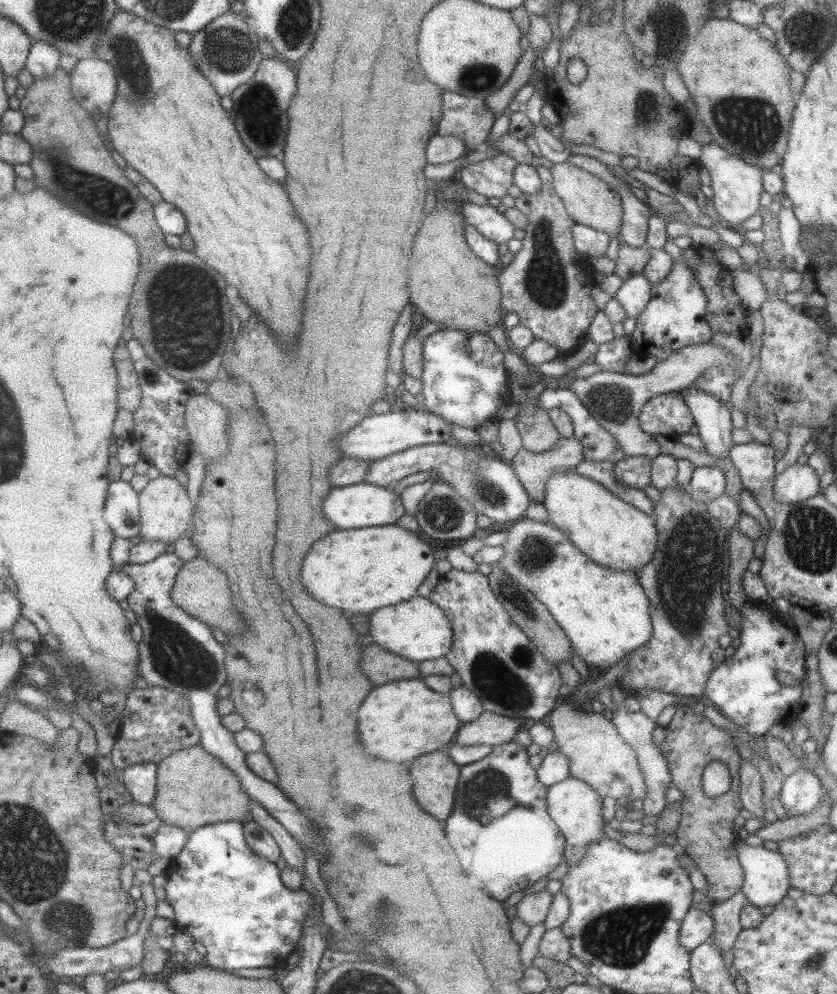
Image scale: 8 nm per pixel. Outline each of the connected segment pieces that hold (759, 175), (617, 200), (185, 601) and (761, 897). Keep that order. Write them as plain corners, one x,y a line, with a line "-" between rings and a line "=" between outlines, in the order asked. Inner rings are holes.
712,141
701,146
703,152
698,160
700,166
706,168
712,177
711,187
714,195
711,199
714,201
717,213
722,220
728,222
730,228
740,230
743,222
761,209
760,194
764,190
763,170
744,163
736,156
729,156
722,147
=
567,161
554,164
549,171
553,177
553,189
560,195
567,213
576,223
604,232
611,238
619,235
623,219
623,206
621,196
617,190
612,188
612,185
=
197,557
182,565
182,568
178,571
178,576
176,576
170,597
174,600
174,604
186,614
210,627
220,628
222,632
230,635
241,635
240,632
245,631
245,626
242,626
244,619
240,617
240,613
232,605
230,582
226,579
225,572
222,574
205,558
=
740,839
737,855
745,876
741,891
749,904
758,907
777,905
791,887
788,865
781,853
766,849
764,845
748,845

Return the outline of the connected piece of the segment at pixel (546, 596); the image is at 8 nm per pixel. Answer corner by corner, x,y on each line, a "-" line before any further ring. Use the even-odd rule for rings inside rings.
525,517
514,522
516,524
506,531
508,538
503,546
505,555
498,564
512,580
522,584
539,602
547,606
556,623
570,638
572,649
587,665
608,668
650,640
653,633
650,602
642,585
638,584
636,570
612,570
596,564
551,522
538,522

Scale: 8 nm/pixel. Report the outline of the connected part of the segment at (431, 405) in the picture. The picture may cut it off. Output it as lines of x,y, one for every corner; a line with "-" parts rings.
443,328
429,334
423,340
423,404
451,424
475,431
489,420
498,420
498,409
512,403
504,359
505,353
488,333

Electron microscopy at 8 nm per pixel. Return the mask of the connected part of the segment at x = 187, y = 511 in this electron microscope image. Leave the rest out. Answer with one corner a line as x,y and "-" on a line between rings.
160,476
150,482
139,492
140,530
139,536
144,541
161,540
174,544
180,537
187,535
192,526
195,503
186,492
186,485
180,484
172,476

